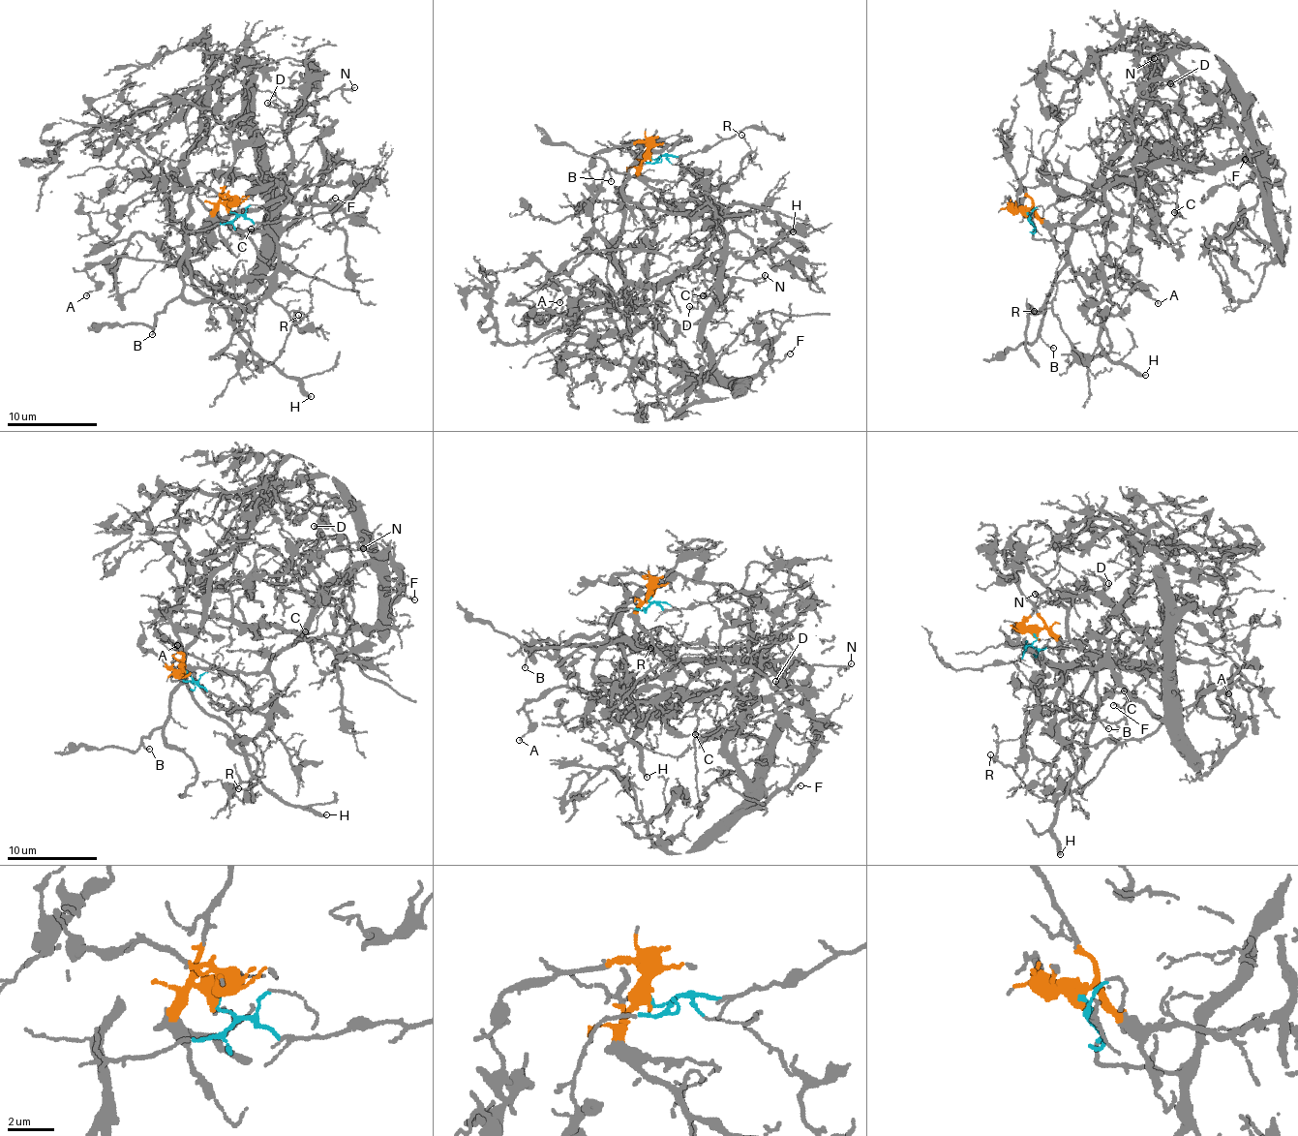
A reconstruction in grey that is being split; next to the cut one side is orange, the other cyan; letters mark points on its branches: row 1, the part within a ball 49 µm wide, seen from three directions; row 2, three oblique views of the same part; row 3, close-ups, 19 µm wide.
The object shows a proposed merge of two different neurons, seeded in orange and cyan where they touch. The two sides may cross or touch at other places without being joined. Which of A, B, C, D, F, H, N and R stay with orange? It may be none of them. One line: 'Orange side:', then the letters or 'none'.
Orange side: A, C, D, F, N

